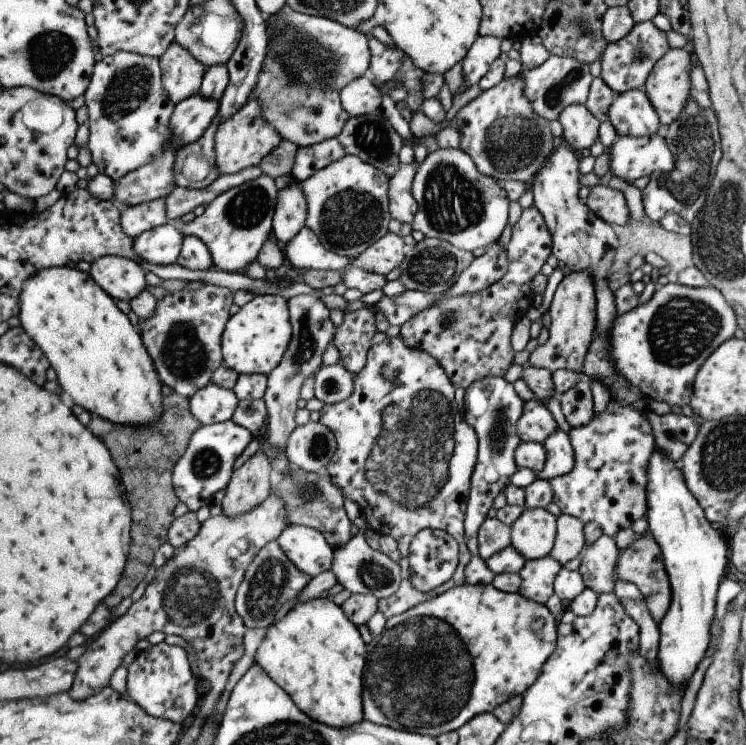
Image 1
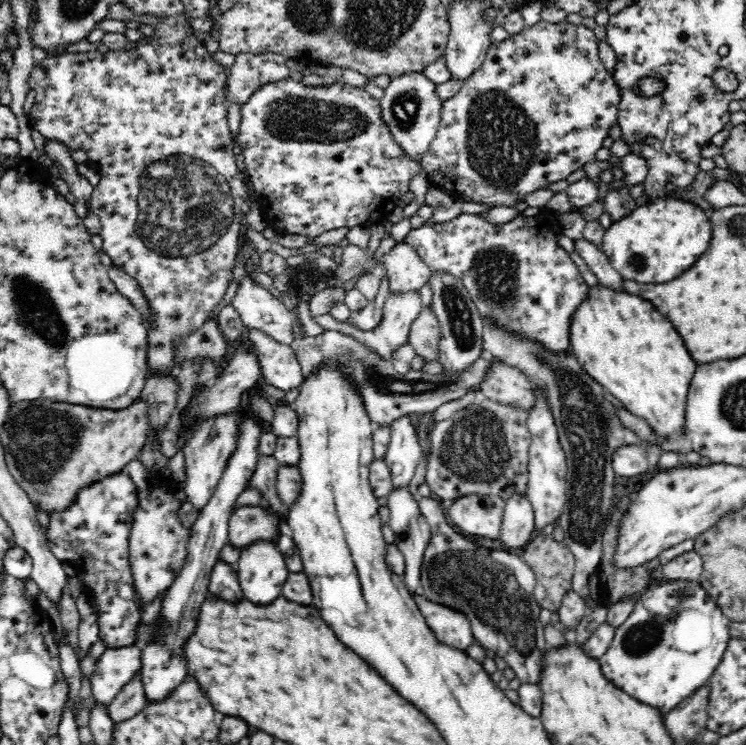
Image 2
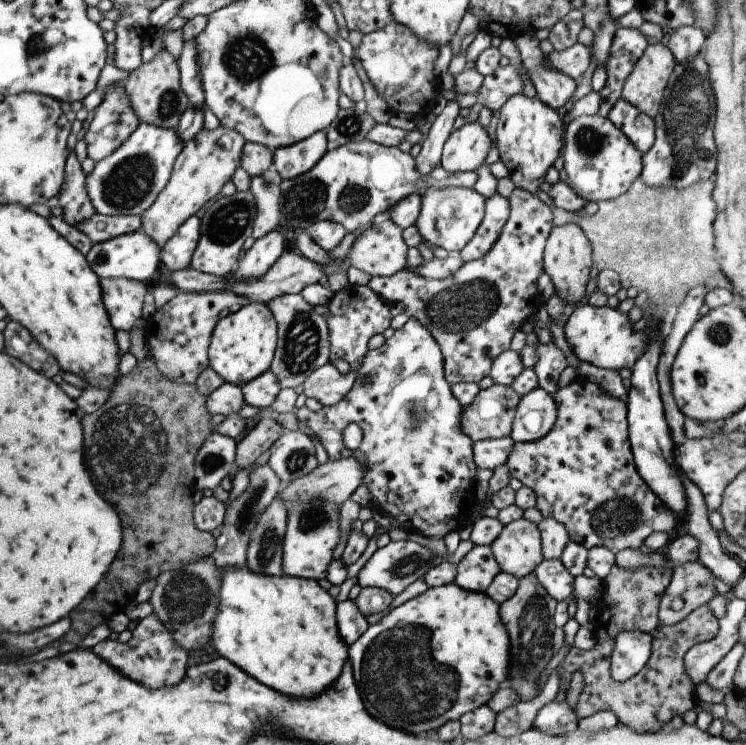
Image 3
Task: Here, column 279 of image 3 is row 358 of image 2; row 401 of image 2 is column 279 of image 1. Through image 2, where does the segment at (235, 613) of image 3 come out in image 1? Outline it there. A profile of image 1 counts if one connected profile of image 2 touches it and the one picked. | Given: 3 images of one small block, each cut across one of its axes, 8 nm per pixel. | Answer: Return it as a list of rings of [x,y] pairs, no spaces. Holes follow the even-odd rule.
[[[317,597],[294,604],[283,618],[265,630],[253,662],[289,695],[305,716],[327,726],[347,728],[361,720],[365,645],[341,607],[328,598]]]

